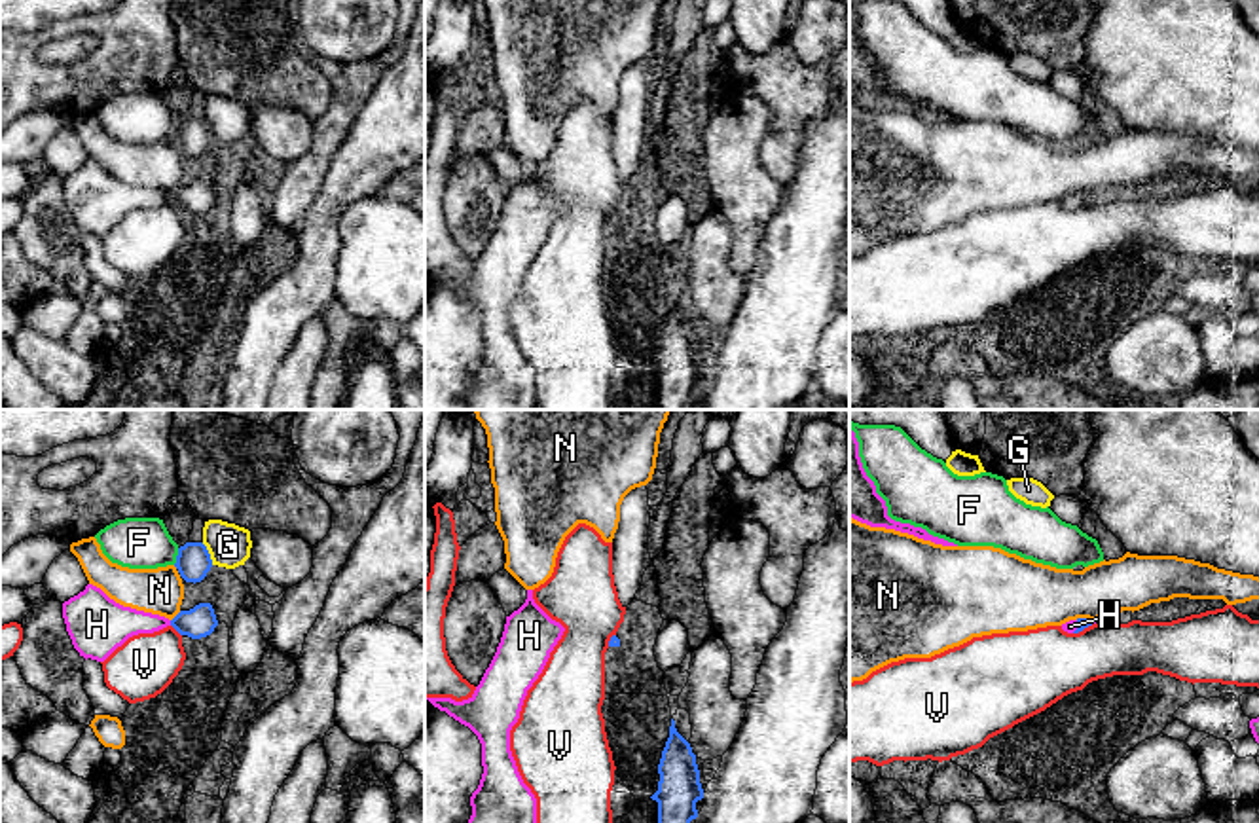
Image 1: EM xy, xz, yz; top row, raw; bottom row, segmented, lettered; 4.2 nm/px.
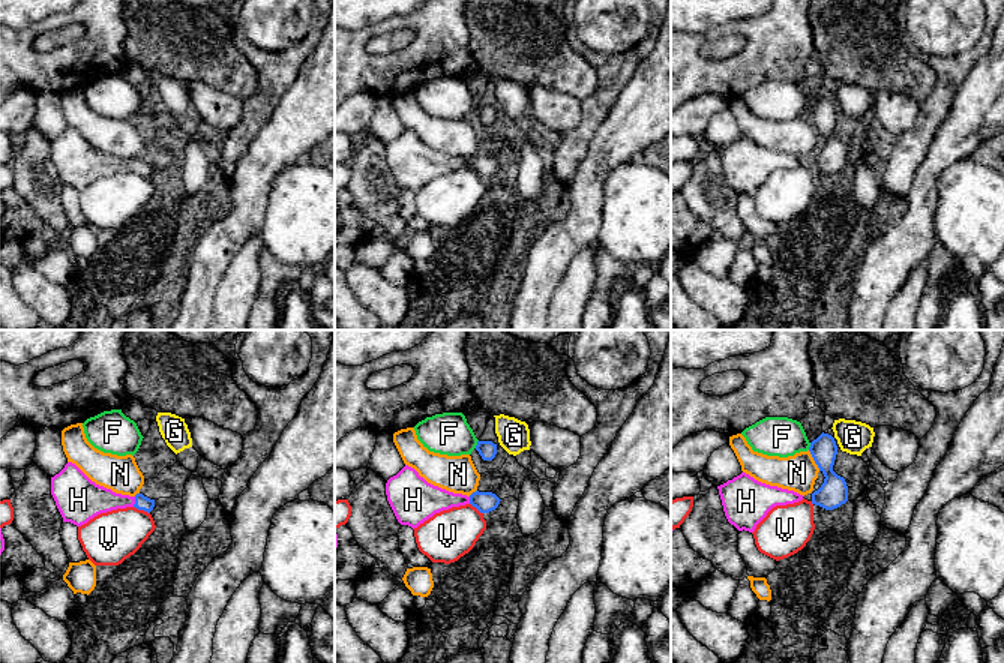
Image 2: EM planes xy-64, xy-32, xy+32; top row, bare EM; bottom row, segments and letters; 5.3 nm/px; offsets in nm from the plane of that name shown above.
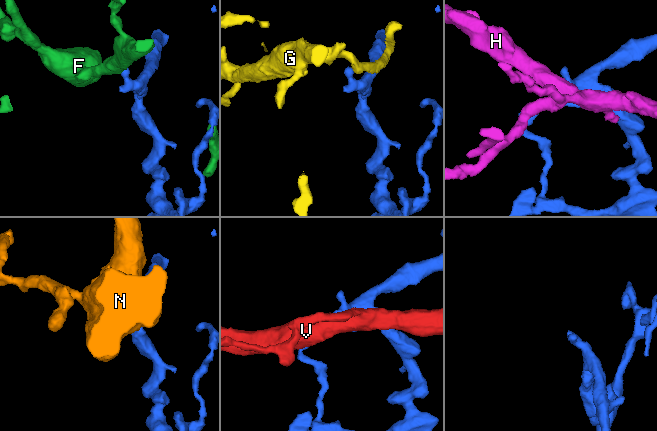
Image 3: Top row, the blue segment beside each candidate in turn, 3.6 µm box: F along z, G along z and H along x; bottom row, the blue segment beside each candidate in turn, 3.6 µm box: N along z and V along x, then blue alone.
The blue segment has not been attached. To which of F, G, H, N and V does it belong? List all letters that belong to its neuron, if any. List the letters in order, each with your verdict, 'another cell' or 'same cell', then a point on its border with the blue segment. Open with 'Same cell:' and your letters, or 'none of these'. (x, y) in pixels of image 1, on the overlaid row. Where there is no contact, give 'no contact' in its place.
Same cell: H
F: another cell; meets blue in xy at (177, 556)
G: another cell; meets blue in xy at (209, 554)
H: same cell; meets blue in xy at (171, 622)
N: another cell; meets blue in xy at (175, 617)
V: another cell; meets blue in xy at (175, 628)

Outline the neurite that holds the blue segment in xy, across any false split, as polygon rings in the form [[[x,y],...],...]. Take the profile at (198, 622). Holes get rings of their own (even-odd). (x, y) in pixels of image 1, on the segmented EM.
[[[87,584],[83,592],[63,603],[63,618],[80,656],[97,662],[104,662],[118,647],[138,633],[154,633],[173,626],[180,635],[201,639],[210,635],[218,626],[210,603],[180,611],[169,620],[159,614],[123,607],[93,584]]]

